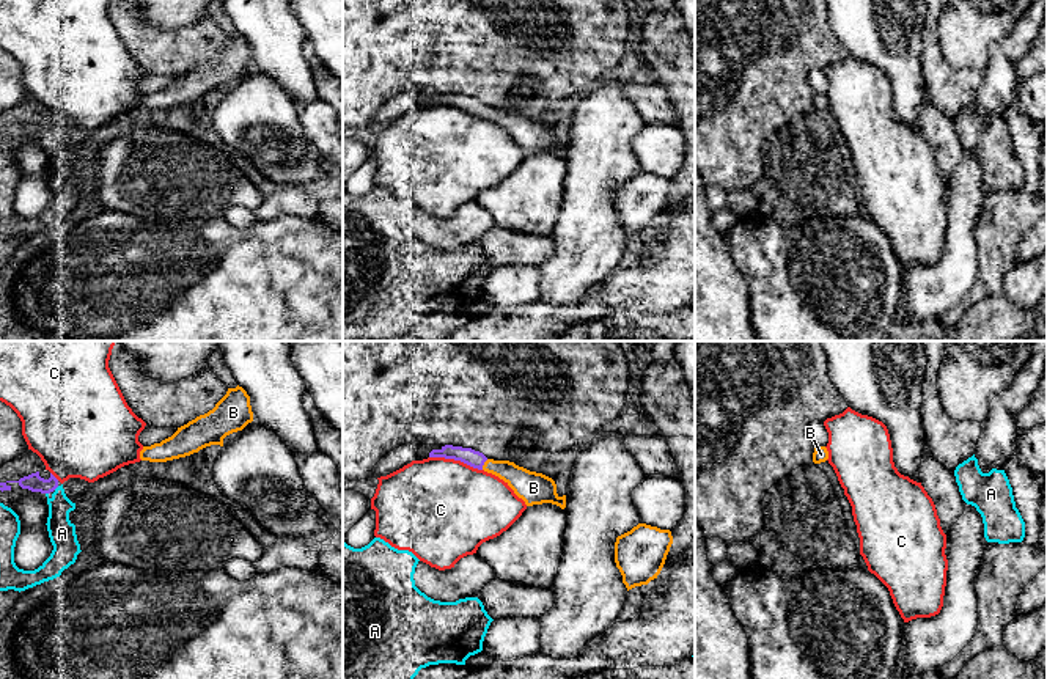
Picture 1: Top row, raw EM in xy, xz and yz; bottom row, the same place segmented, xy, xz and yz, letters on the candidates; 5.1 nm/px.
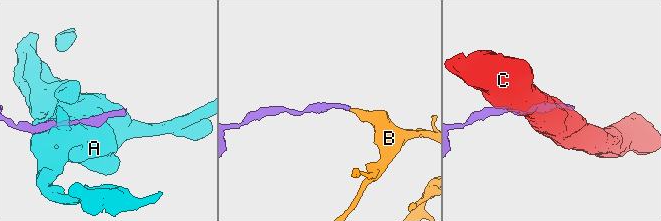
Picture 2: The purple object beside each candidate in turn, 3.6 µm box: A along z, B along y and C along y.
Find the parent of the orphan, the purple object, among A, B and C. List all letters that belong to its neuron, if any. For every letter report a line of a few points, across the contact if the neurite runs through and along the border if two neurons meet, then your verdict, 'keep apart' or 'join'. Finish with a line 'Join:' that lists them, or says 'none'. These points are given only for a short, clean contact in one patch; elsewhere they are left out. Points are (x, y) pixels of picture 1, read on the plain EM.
A: keep apart
B: line xz (469, 104), (483, 112), (503, 117), (527, 132); join
C: line xz (429, 104), (459, 107), (481, 118); keep apart
Join: B

